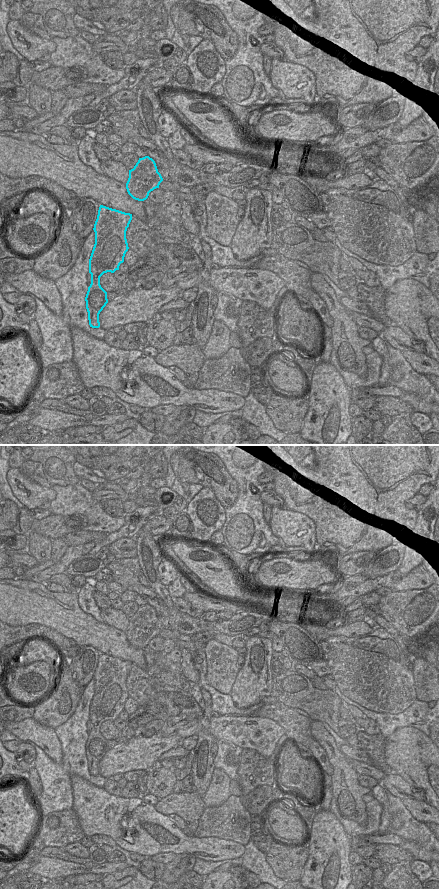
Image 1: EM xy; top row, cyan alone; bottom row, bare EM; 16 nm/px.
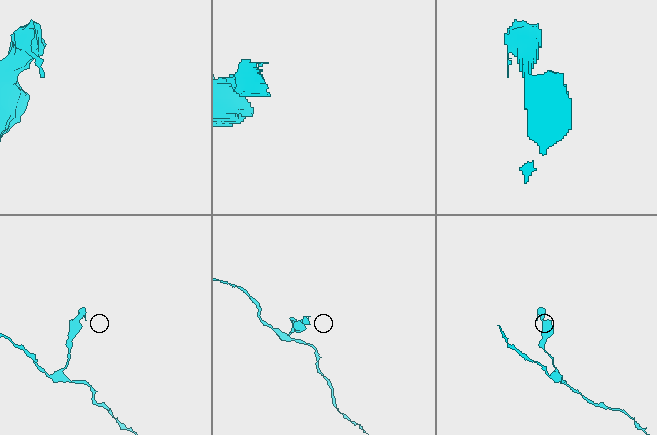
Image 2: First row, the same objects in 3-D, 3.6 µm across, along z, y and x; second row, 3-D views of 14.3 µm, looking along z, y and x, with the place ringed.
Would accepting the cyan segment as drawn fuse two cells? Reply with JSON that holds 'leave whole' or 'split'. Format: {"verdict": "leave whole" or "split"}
{"verdict": "leave whole"}

